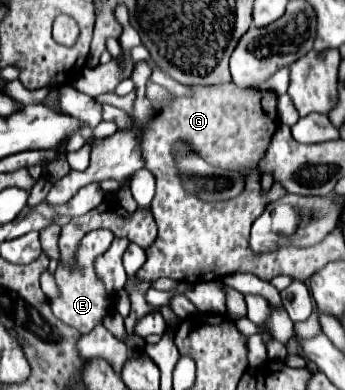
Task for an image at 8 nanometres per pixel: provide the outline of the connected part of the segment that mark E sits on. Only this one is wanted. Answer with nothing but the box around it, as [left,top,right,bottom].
[51,230,115,334]

